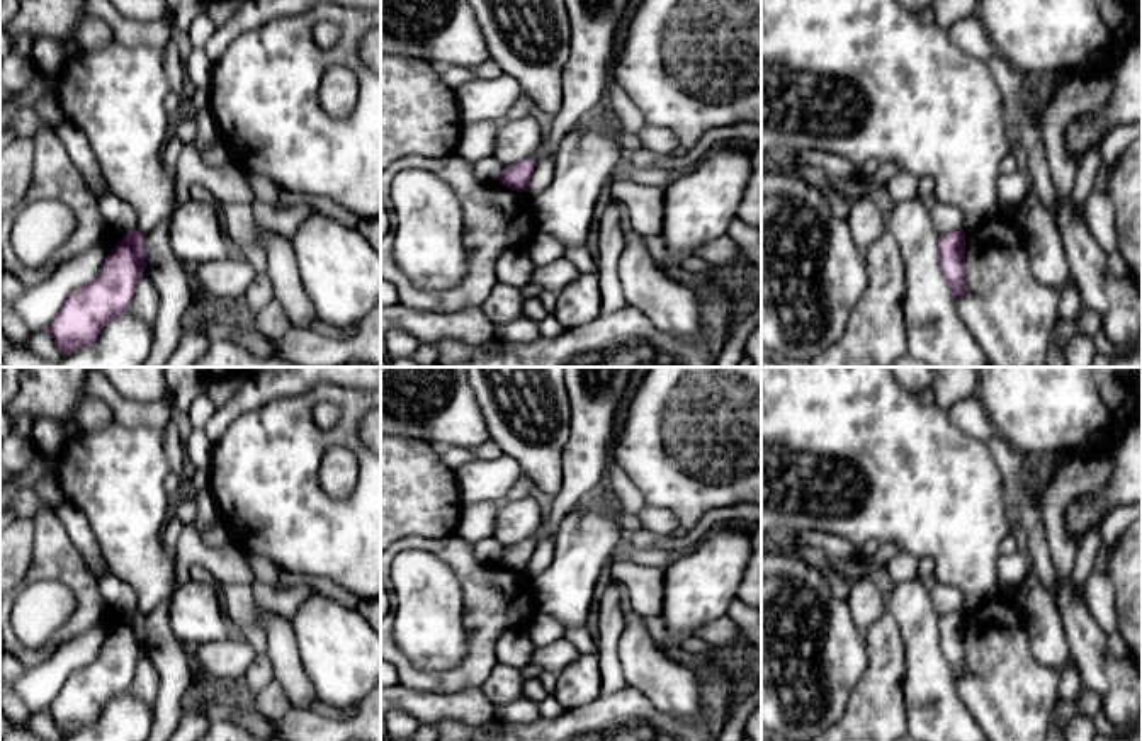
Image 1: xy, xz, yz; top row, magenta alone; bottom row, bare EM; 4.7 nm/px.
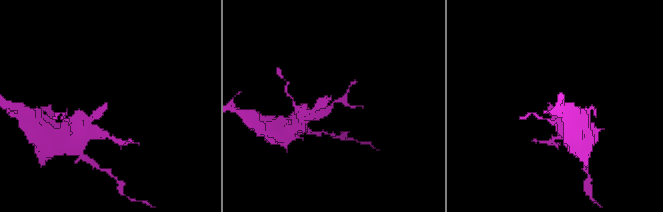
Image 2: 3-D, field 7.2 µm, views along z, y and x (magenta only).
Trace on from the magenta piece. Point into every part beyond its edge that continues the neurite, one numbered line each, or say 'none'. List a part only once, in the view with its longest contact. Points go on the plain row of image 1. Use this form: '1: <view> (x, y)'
none

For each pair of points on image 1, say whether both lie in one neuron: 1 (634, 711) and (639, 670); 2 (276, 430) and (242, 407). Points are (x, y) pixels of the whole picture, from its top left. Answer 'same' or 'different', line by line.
1: different
2: different

